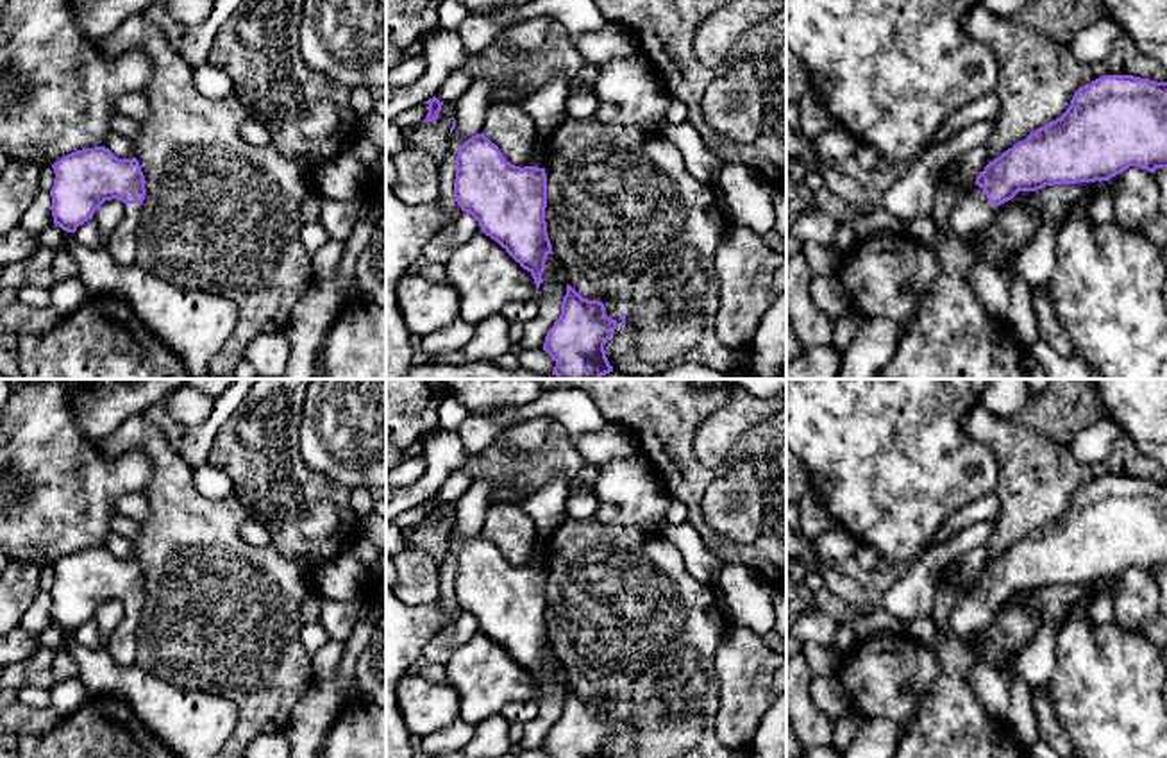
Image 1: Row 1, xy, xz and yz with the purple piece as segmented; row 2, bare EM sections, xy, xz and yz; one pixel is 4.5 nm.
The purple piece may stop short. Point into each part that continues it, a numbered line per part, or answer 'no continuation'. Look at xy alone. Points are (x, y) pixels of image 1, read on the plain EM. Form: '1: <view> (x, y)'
1: xy (122, 646)

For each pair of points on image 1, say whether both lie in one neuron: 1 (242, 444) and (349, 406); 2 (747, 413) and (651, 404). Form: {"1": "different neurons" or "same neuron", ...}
{"1": "different neurons", "2": "different neurons"}

